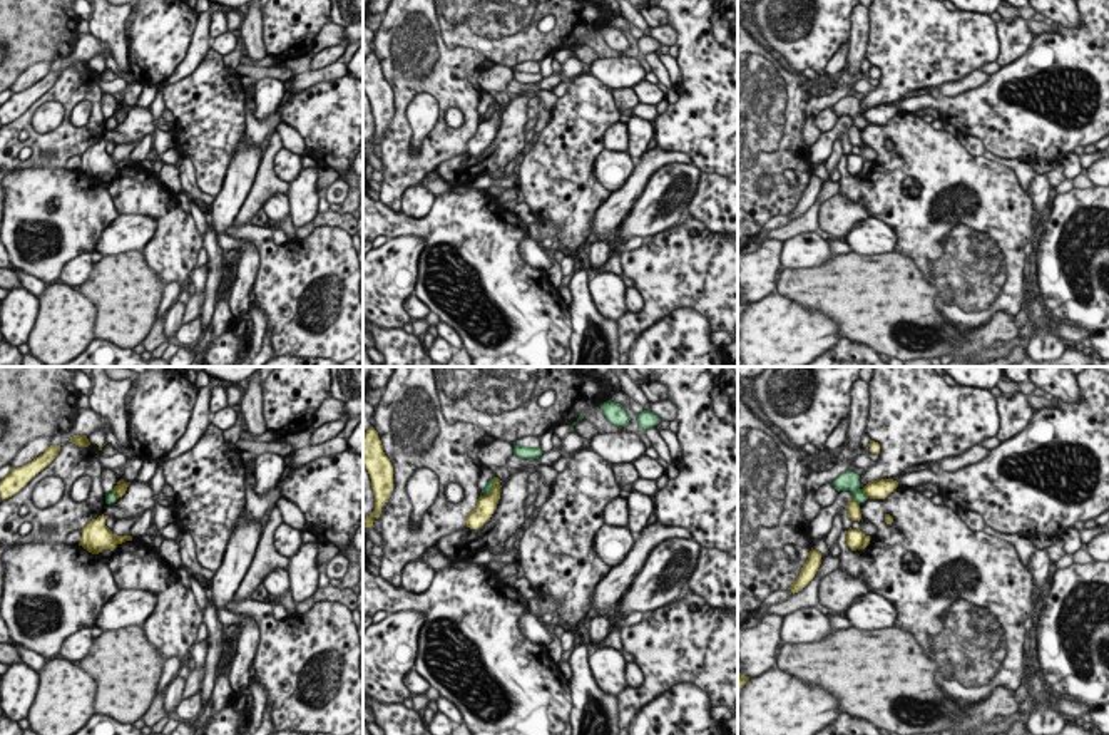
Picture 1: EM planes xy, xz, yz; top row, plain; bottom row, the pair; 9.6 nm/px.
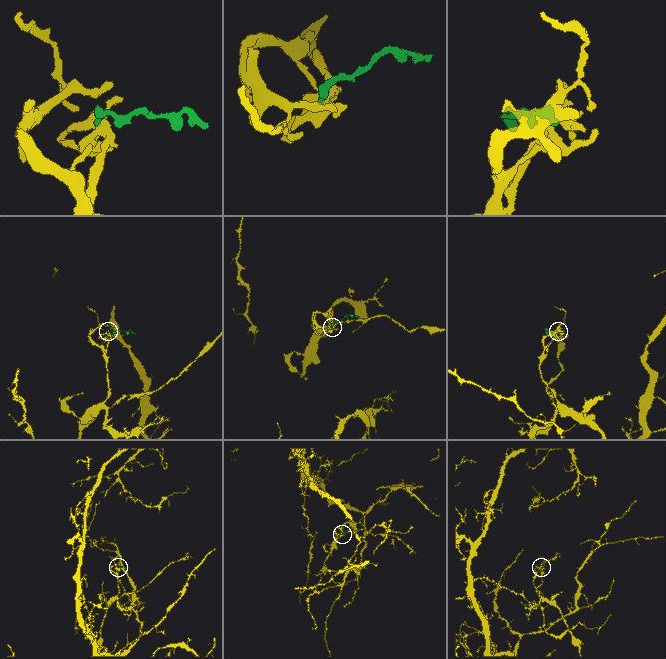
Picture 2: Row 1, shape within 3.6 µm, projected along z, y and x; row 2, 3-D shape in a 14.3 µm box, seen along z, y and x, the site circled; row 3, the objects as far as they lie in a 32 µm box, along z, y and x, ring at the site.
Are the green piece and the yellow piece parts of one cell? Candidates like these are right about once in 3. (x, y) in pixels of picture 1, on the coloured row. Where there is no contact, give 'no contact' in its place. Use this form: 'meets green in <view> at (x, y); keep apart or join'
meets green in yz at (863, 494); keep apart

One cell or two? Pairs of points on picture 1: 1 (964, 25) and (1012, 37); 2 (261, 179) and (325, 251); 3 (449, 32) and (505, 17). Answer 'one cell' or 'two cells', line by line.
1: two cells
2: two cells
3: one cell

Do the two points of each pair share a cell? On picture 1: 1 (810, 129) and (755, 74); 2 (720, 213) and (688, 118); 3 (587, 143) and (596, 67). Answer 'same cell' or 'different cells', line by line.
1: different cells
2: different cells
3: different cells

